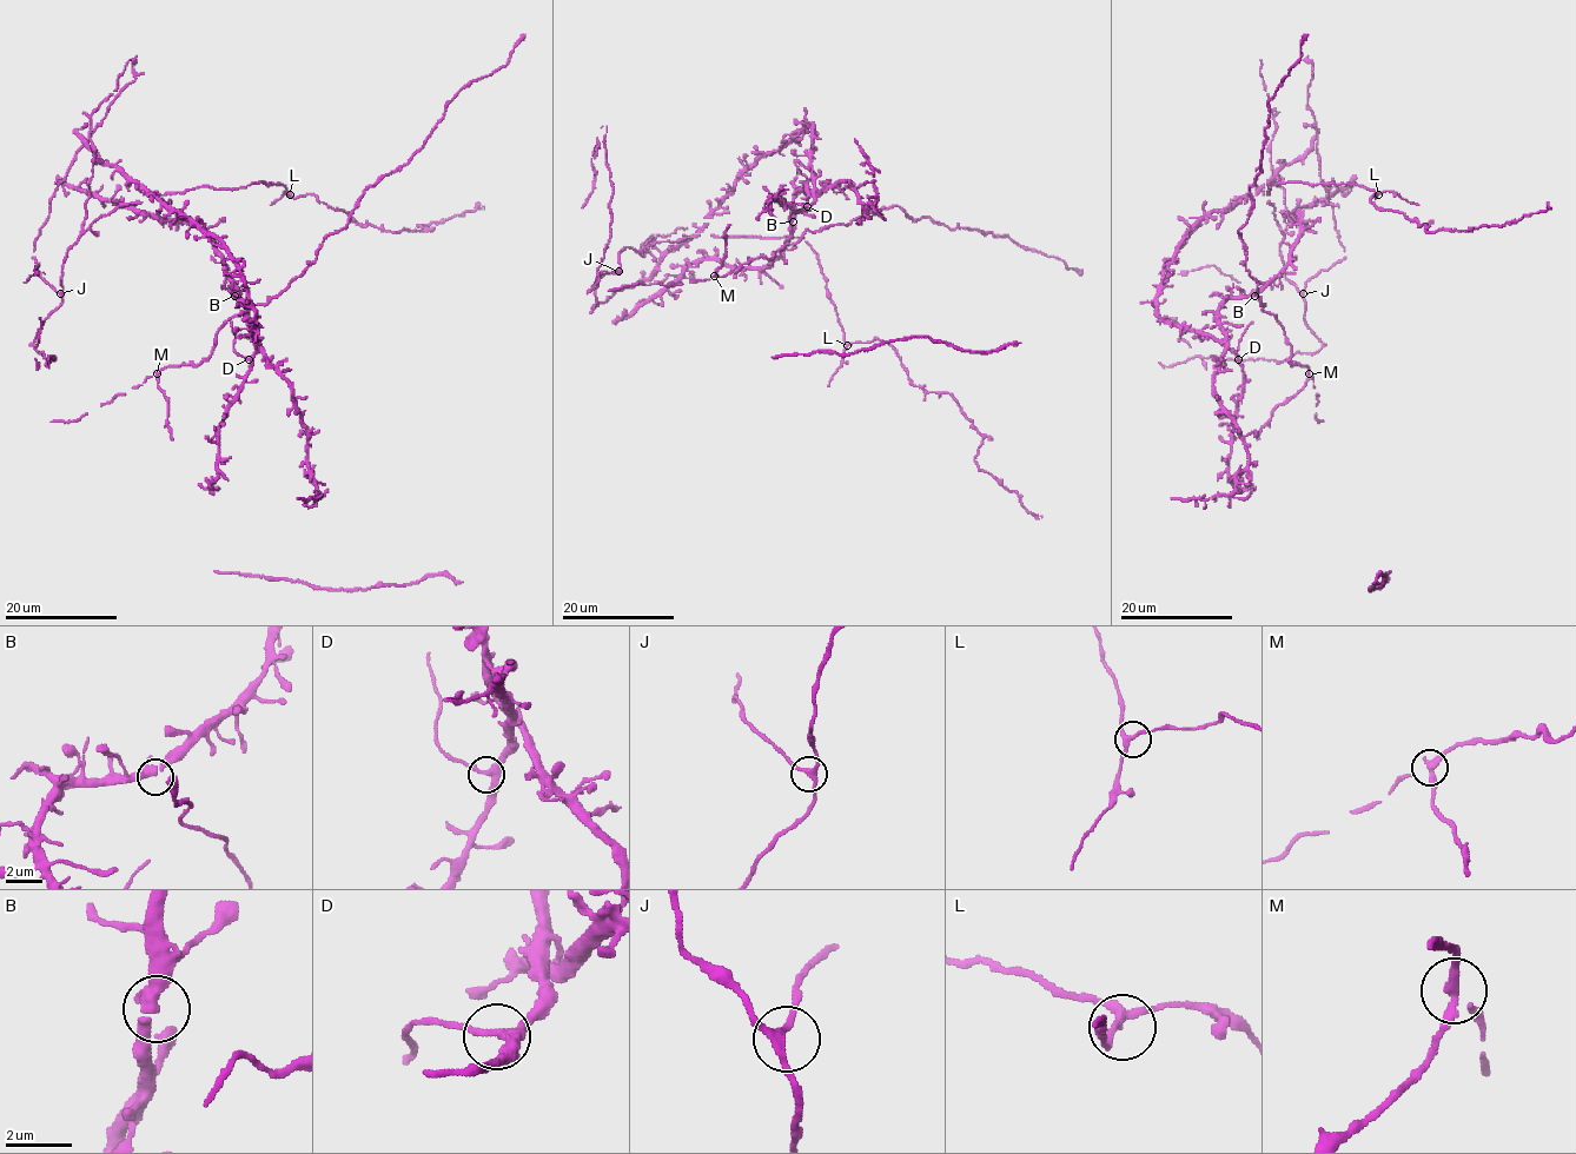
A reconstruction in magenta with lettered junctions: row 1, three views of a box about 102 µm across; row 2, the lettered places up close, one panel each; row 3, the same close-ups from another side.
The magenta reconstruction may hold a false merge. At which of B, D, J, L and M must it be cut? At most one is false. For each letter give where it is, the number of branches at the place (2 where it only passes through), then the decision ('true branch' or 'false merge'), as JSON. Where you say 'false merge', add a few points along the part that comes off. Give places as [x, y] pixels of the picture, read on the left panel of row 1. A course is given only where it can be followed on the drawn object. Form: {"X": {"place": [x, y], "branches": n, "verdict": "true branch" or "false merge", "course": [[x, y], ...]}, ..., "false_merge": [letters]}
{"B": {"place": [234, 296], "branches": 3, "verdict": "true branch"}, "D": {"place": [249, 359], "branches": 3, "verdict": "true branch"}, "J": {"place": [60, 293], "branches": 3, "verdict": "true branch"}, "L": {"place": [290, 194], "branches": 3, "verdict": "true branch"}, "M": {"place": [157, 373], "branches": 3, "verdict": "false merge", "course": [[156, 373], [157, 386], [167, 400], [167, 425], [173, 439]]}, "false_merge": ["M"]}

